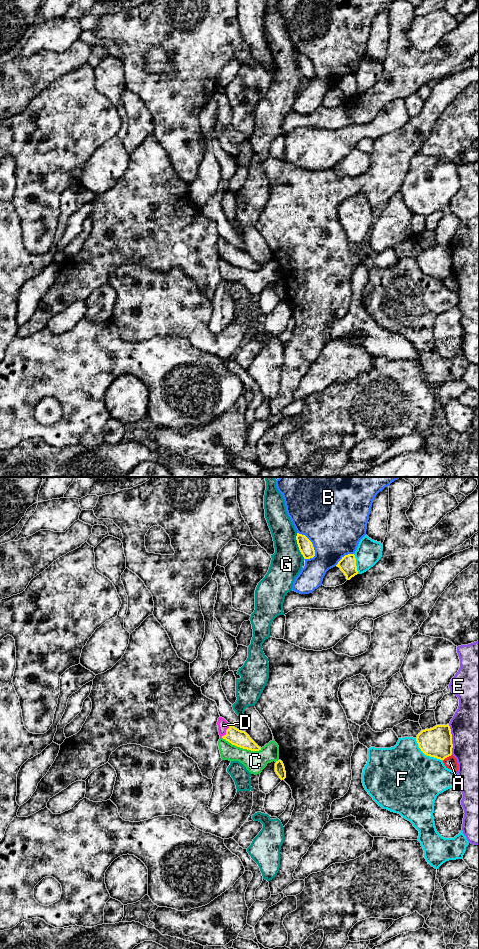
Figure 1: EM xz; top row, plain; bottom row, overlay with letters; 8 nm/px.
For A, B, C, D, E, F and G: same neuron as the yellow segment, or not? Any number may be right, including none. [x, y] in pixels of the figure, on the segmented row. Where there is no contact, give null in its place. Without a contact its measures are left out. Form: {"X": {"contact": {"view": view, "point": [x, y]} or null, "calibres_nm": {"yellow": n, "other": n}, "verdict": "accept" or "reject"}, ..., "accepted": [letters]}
{"A": {"contact": {"view": "xz", "point": [447, 756]}, "calibres_nm": {"yellow": 240, "other": 100}, "verdict": "reject"}, "B": {"contact": {"view": "xz", "point": [311, 543]}, "calibres_nm": {"yellow": 120, "other": 480}, "verdict": "reject"}, "C": {"contact": {"view": "xz", "point": [242, 747]}, "calibres_nm": {"yellow": 130, "other": 180}, "verdict": "reject"}, "D": {"contact": {"view": "xz", "point": [226, 731]}, "calibres_nm": {"yellow": 130, "other": 90}, "verdict": "accept"}, "E": {"contact": {"view": "xz", "point": [451, 739]}, "calibres_nm": {"yellow": 240, "other": 440}, "verdict": "reject"}, "F": {"contact": {"view": "xz", "point": [426, 754]}, "calibres_nm": {"yellow": 240, "other": 480}, "verdict": "reject"}, "G": {"contact": {"view": "xz", "point": [298, 546]}, "calibres_nm": {"yellow": 120, "other": 240}, "verdict": "reject"}, "accepted": ["D"]}

